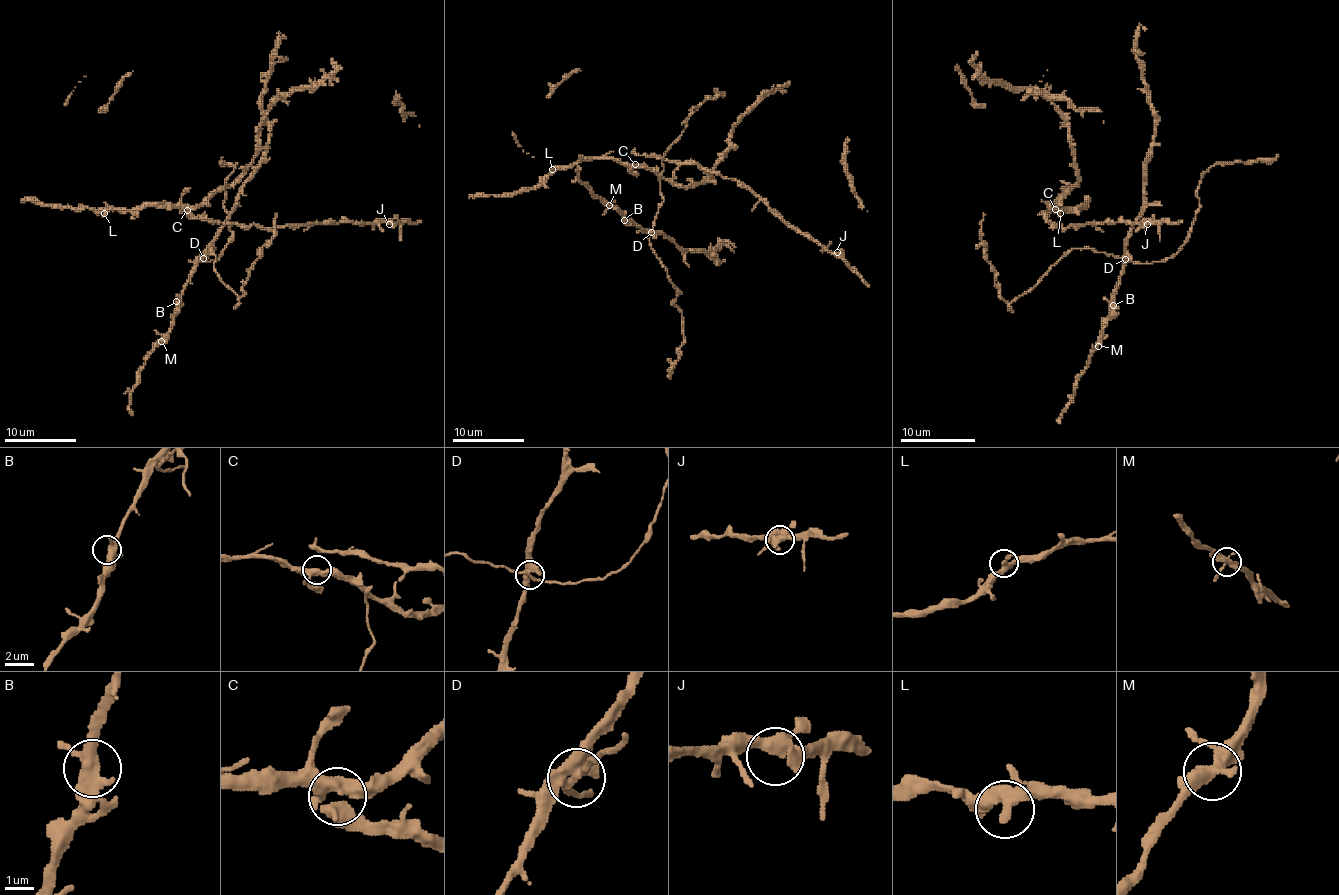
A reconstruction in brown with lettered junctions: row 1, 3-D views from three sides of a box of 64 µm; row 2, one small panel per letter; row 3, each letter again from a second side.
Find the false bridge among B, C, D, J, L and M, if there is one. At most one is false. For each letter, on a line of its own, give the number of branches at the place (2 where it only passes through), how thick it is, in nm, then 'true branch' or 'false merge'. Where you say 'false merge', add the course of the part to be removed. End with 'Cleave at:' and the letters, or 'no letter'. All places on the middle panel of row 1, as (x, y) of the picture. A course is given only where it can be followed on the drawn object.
B: 4 | 360 nm | true branch
C: 4 | 360 nm | true branch
D: 4 | 380 nm | false merge | (651, 233), (664, 200), (662, 157), (678, 139), (694, 106), (707, 97), (725, 96)
J: 4 | 360 nm | true branch
L: 3 | 320 nm | true branch
M: 3 | 360 nm | true branch
Cleave at: D

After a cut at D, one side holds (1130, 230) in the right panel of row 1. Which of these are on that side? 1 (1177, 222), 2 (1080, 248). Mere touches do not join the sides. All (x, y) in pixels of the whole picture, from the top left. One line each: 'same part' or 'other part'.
1: same part
2: other part

